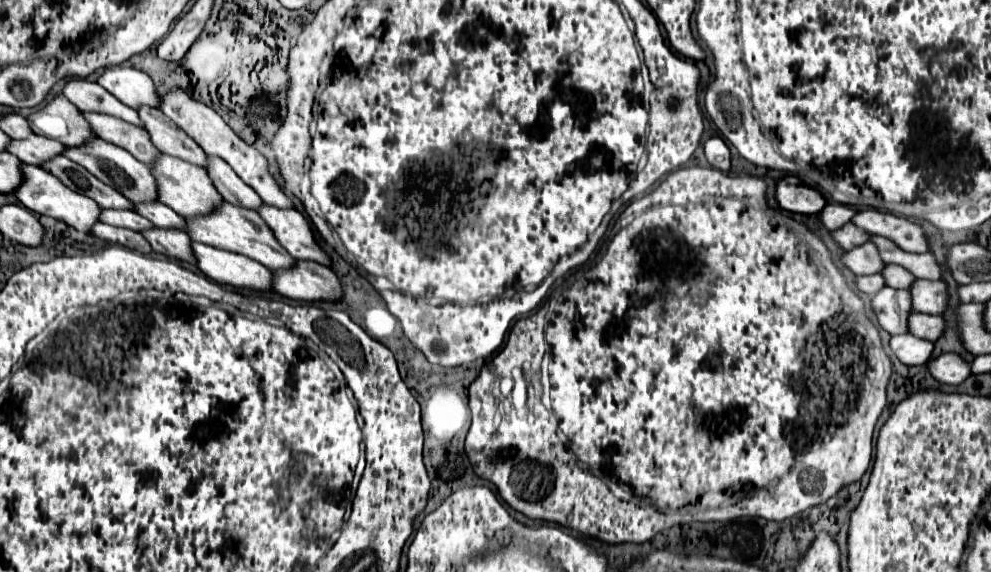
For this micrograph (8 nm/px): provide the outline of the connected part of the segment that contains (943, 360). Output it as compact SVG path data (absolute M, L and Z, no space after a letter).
M948 352L930 362L930 374L942 384L960 384L972 374L972 370L962 356Z

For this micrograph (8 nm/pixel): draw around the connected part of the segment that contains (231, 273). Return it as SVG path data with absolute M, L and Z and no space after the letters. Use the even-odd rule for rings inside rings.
M198 242L192 248L198 258L198 268L214 282L252 292L272 292L272 272L256 260Z

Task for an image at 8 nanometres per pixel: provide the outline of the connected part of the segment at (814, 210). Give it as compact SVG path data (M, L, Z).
M786 176L776 184L776 200L784 210L796 214L820 214L826 198L812 186L806 186L798 176Z

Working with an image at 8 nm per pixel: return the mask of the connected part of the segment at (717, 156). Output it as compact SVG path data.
M712 136L710 140L706 140L704 144L704 154L708 158L708 162L718 168L728 172L730 170L730 150L726 146L726 142L720 136Z

